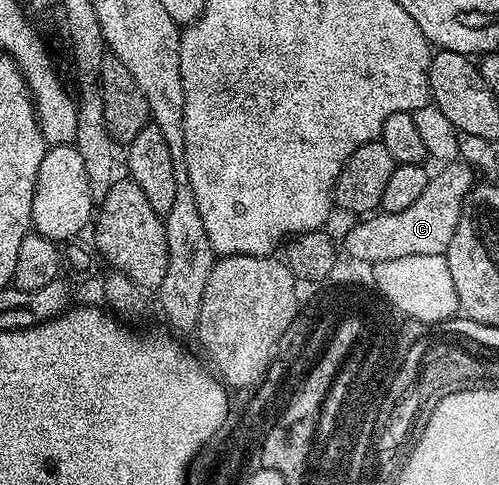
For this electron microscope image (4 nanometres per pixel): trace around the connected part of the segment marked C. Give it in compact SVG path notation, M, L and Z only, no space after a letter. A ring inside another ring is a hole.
M452 160L449 166L441 168L437 174L433 173L428 179L426 188L422 191L422 196L418 196L418 200L414 200L414 204L410 204L410 208L406 208L406 212L394 212L386 214L383 212L373 213L371 216L365 217L358 226L344 238L344 246L342 242L342 250L345 255L349 253L363 255L363 258L386 258L399 254L415 254L420 256L434 256L435 254L447 255L450 240L454 240L454 228L458 228L458 220L460 214L464 210L464 201L468 198L468 193L472 191L474 185L474 170L466 162L461 160Z

